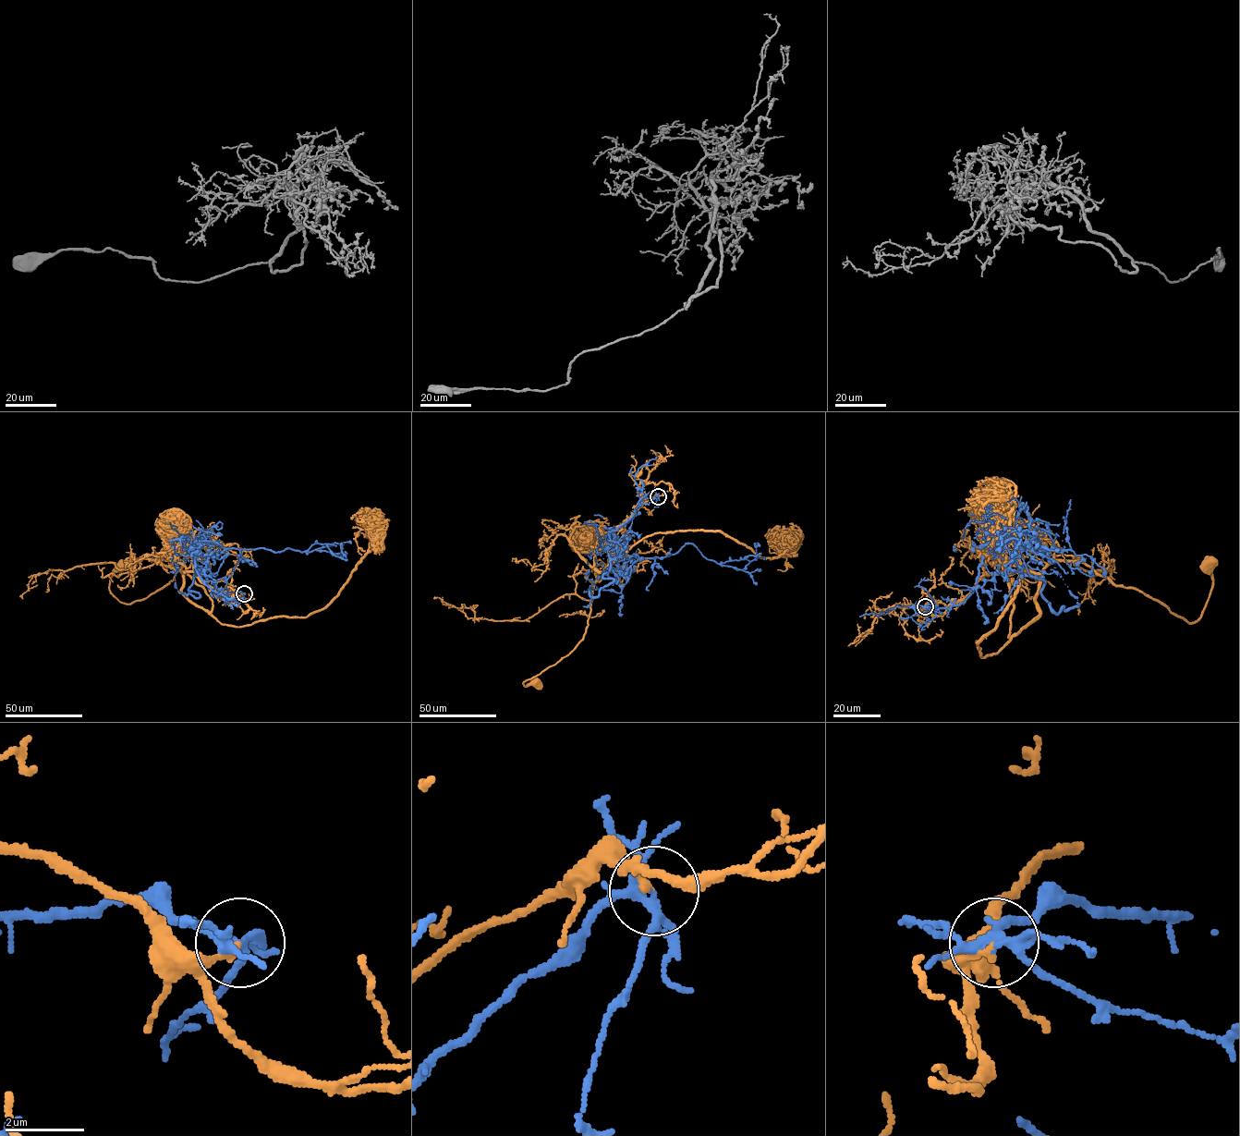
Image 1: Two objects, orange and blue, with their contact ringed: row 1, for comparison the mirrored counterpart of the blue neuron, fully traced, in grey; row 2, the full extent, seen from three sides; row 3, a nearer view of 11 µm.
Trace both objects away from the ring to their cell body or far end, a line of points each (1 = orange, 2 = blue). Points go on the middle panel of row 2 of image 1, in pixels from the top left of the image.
1: (658, 496), (646, 502), (598, 544), (595, 555), (596, 578), (583, 638), (568, 654), (523, 685), (536, 681)
2: (658, 496), (609, 531), (619, 553), (609, 553), (661, 558), (692, 543), (707, 558), (743, 569), (759, 544)

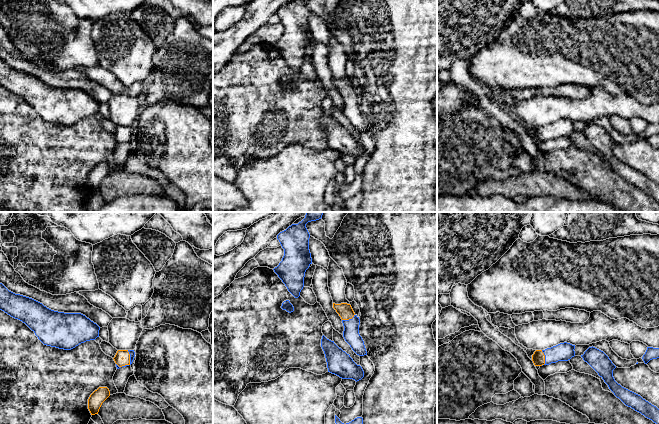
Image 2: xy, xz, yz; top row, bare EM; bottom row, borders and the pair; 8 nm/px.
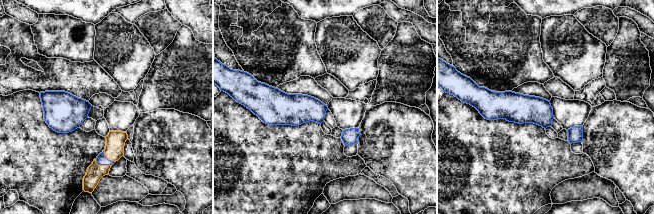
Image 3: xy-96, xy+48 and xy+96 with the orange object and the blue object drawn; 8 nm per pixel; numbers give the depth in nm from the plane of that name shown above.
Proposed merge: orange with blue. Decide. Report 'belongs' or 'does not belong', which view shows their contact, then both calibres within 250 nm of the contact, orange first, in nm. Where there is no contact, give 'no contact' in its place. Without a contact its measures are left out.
does not belong; meets orange in xy; 70 nm thick on the orange side, 50 nm on the other

